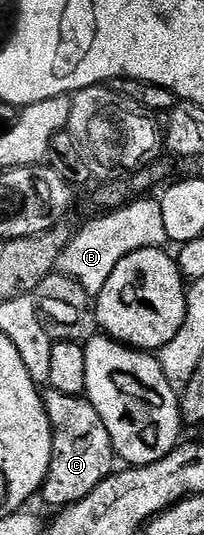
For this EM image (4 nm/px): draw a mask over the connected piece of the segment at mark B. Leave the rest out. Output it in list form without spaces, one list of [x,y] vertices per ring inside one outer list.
[[[140,197],[127,205],[101,214],[101,219],[92,219],[81,231],[73,234],[72,240],[62,249],[56,262],[56,271],[70,277],[86,289],[89,297],[102,293],[102,285],[110,281],[110,273],[114,273],[114,265],[122,261],[130,253],[147,247],[164,247],[169,242],[166,224],[162,221],[162,209],[159,202],[152,197]]]

